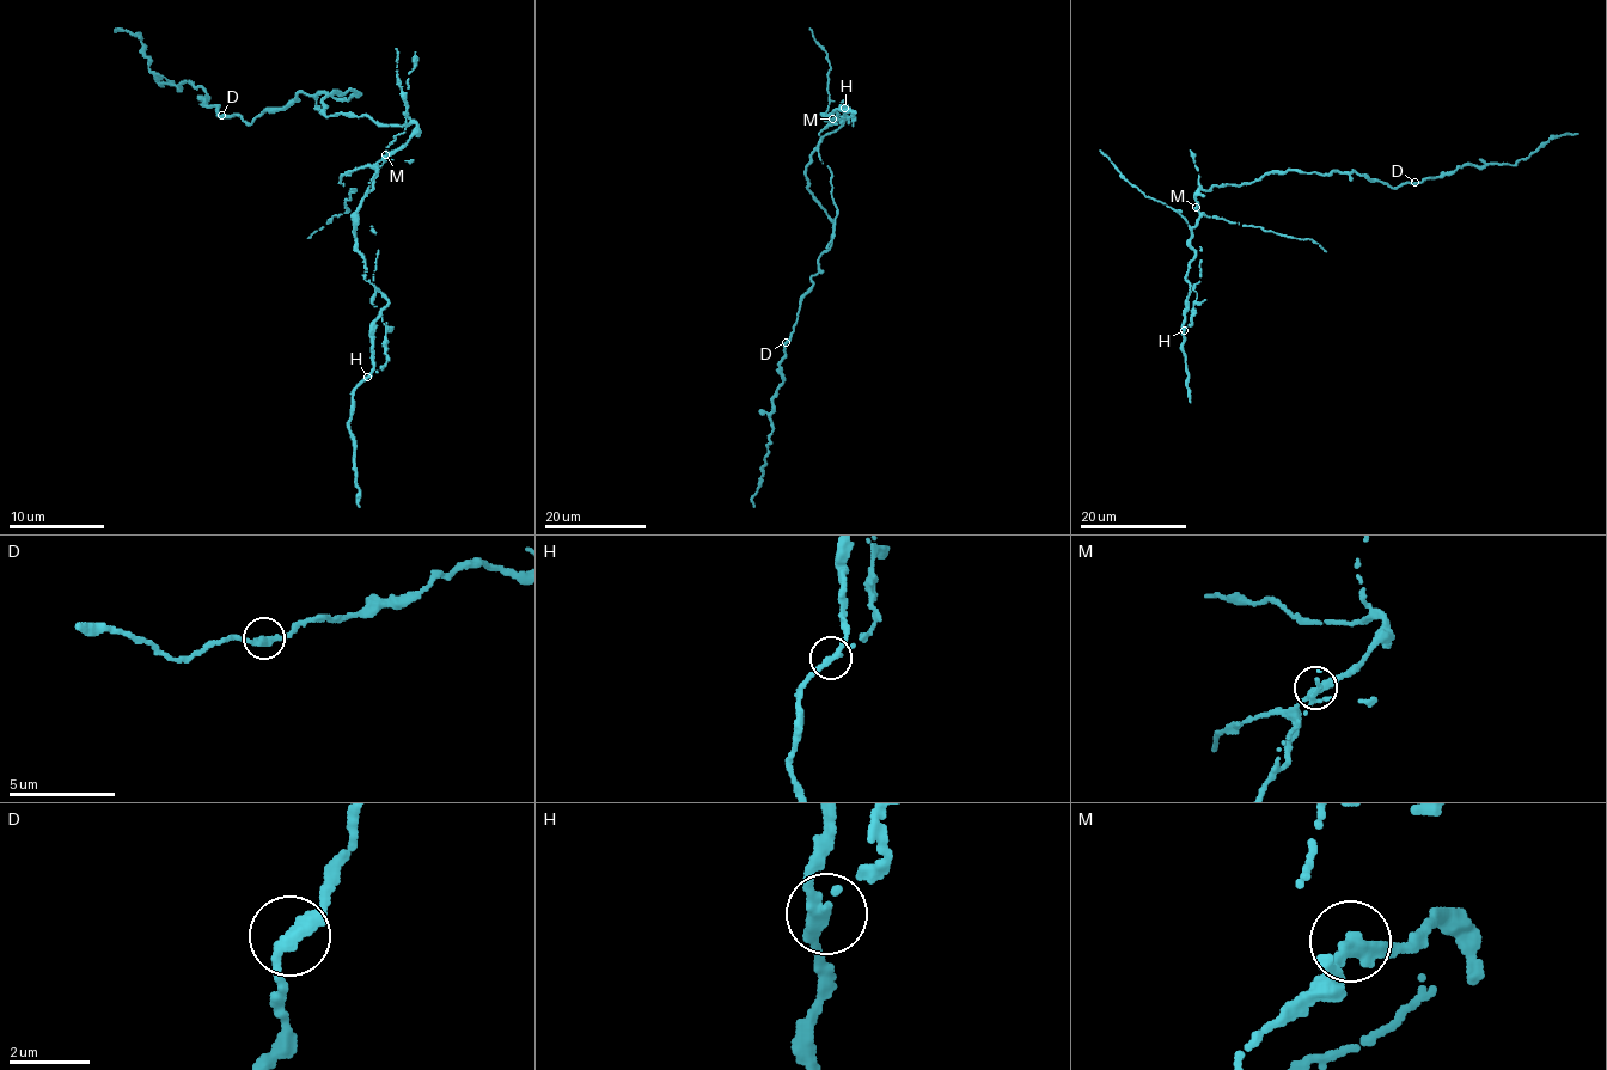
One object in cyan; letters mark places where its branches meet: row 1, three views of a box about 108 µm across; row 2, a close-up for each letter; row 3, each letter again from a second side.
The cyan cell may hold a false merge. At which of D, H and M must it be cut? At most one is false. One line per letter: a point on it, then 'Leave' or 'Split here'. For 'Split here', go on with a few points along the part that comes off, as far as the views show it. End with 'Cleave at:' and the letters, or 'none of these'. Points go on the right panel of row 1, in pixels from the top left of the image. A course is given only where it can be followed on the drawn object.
D: Place: (1415, 182). Leave
H: Place: (1184, 330). Split here. Course of the part to remove: (1184, 330), (1191, 323), (1197, 295), (1195, 285), (1199, 281), (1199, 246)
M: Place: (1196, 207). Leave
Cleave at: H

